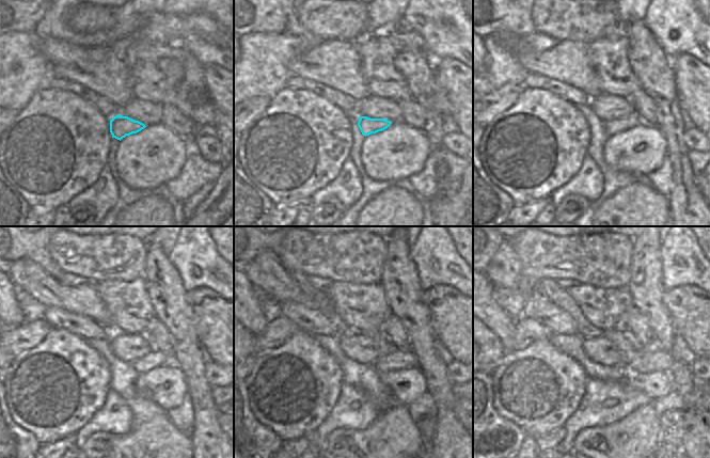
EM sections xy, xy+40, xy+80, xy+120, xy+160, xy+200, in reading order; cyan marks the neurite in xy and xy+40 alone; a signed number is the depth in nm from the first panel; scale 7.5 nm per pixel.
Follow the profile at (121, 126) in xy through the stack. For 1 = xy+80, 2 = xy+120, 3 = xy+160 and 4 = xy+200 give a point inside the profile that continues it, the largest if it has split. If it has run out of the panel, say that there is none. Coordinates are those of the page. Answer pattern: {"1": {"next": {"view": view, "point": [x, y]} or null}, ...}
{"1": {"next": {"view": "xy+80", "point": [617, 125]}}, "2": {"next": {"view": "xy+120", "point": [154, 360]}}, "3": {"next": {"view": "xy+160", "point": [396, 360]}}, "4": {"next": {"view": "xy+200", "point": [650, 359]}}}

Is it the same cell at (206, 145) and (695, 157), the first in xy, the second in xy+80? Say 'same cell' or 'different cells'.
different cells

